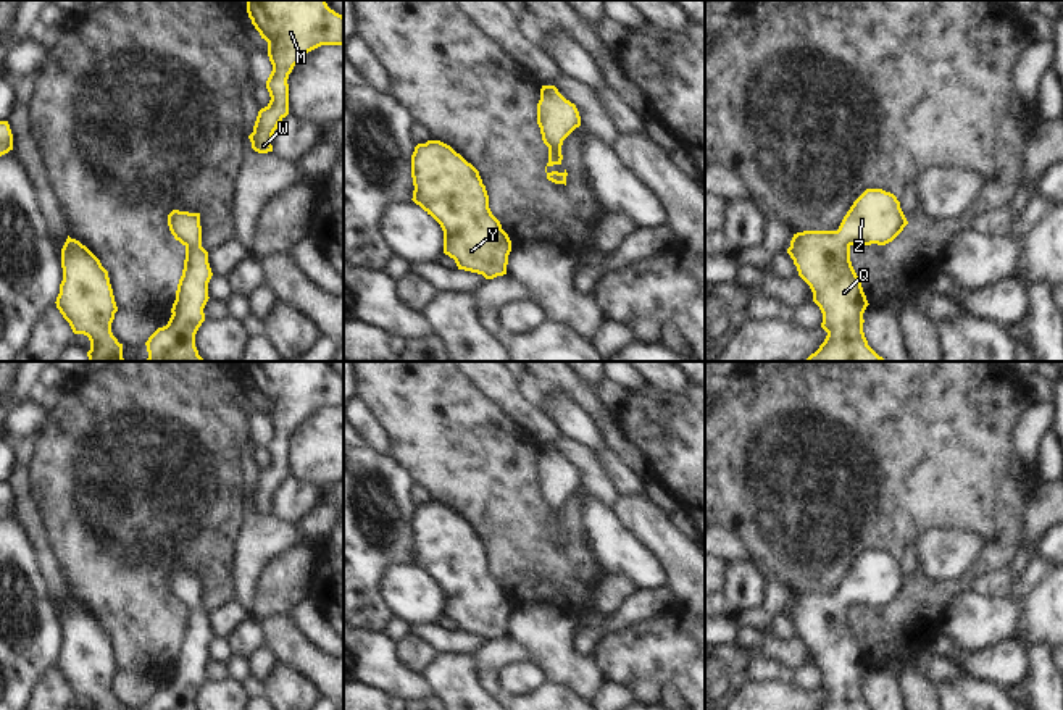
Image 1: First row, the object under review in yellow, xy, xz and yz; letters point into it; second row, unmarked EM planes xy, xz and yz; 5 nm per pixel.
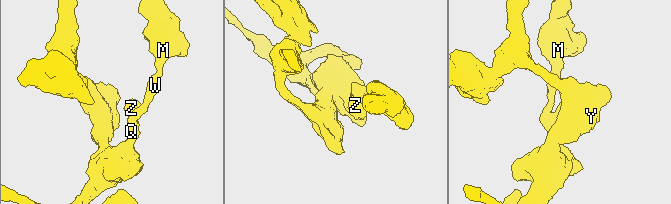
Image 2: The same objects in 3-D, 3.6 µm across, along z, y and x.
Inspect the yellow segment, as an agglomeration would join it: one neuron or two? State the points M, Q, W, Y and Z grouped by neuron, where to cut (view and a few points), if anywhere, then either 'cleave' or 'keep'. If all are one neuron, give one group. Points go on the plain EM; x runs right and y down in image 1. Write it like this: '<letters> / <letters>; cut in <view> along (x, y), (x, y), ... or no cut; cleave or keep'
M Q W Y Z; no cut; keep

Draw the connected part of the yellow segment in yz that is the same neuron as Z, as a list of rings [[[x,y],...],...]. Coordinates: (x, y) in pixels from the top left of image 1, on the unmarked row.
[[[866,550],[850,568],[837,592],[803,592],[794,595],[787,615],[798,637],[810,647],[813,663],[823,674],[827,694],[819,710],[871,710],[863,694],[863,674],[869,666],[850,623],[852,607],[886,607],[908,586],[897,558],[882,550]]]

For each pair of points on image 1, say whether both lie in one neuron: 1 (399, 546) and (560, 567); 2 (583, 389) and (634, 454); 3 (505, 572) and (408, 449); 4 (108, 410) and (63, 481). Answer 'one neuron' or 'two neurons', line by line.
1: two neurons
2: one neuron
3: one neuron
4: one neuron

